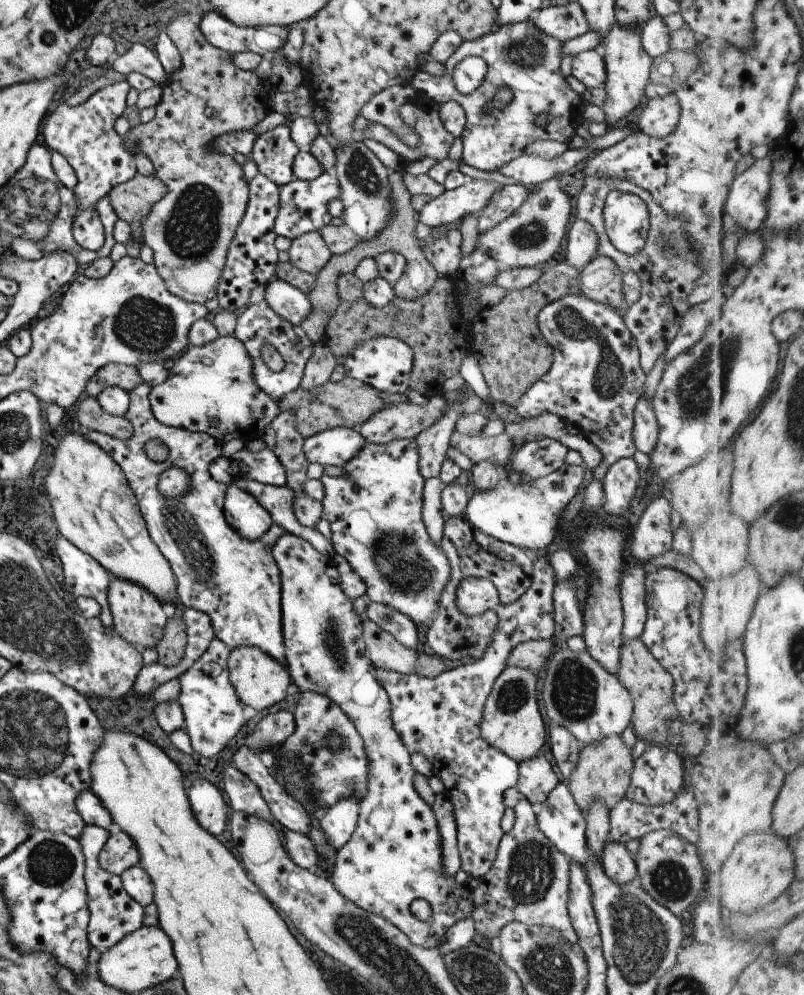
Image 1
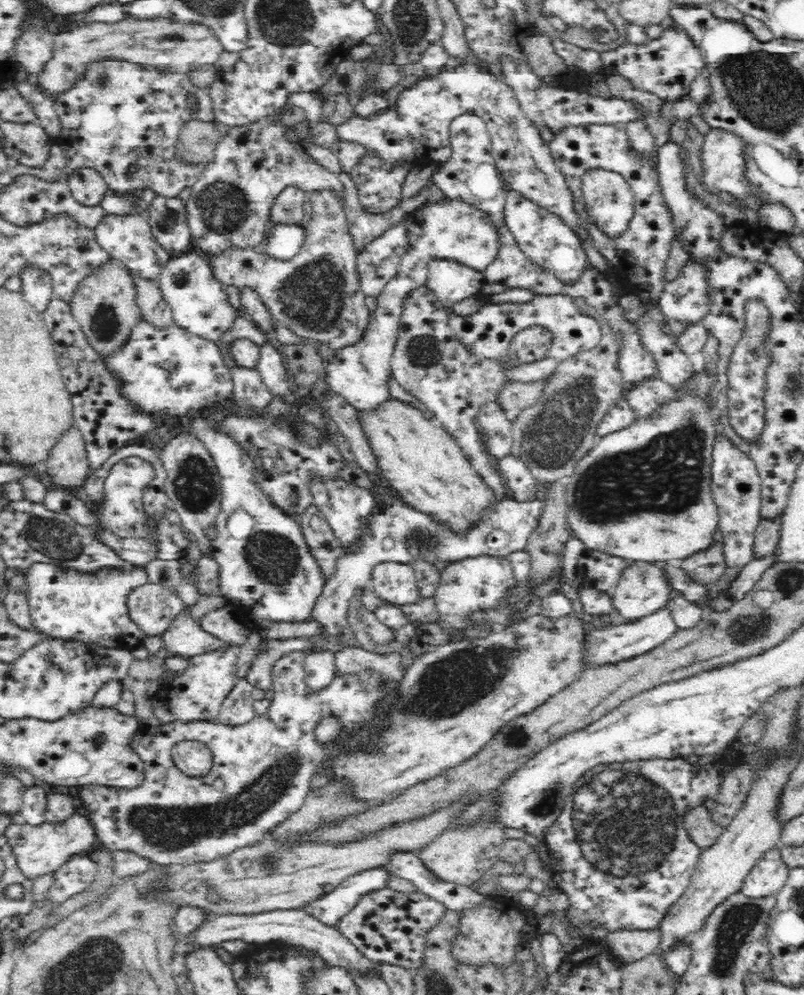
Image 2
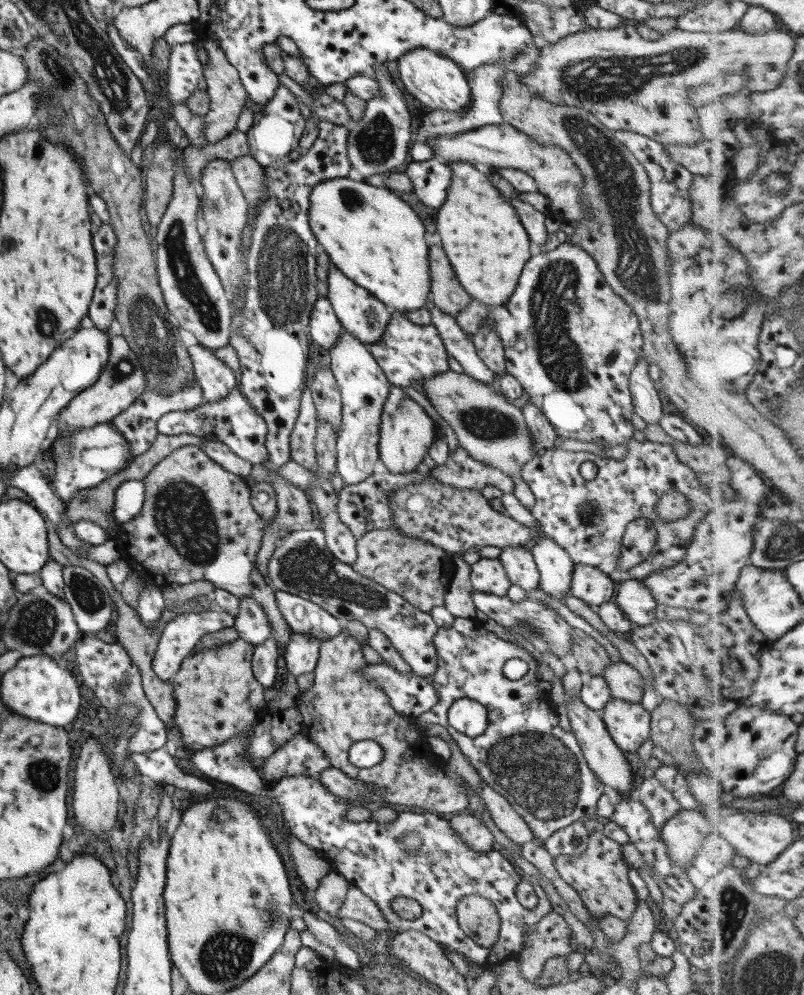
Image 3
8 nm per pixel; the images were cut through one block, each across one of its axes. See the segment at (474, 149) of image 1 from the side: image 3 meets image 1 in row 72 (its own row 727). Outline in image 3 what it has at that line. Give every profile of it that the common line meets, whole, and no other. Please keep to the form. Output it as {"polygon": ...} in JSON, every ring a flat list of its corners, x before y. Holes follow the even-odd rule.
{"polygon":[[453,617,449,628,436,628,432,643,438,657,431,682,437,702,429,711,419,714,413,720,417,732,424,735,427,725,446,728,461,754,470,762,481,780,513,807,531,829,534,838,541,842,556,830,569,826,578,818,592,814,597,799,603,794,604,785,599,783,599,779,589,770,573,734,563,732,559,727,556,710,549,708,550,699,544,693,538,694,538,679,535,676,537,665,533,657,517,643,497,637,474,619],[509,658,518,658,527,664,527,671,518,680,507,679,501,671],[458,698,479,702,485,708,487,723,485,732,480,736,469,738,447,724,447,710]]}

